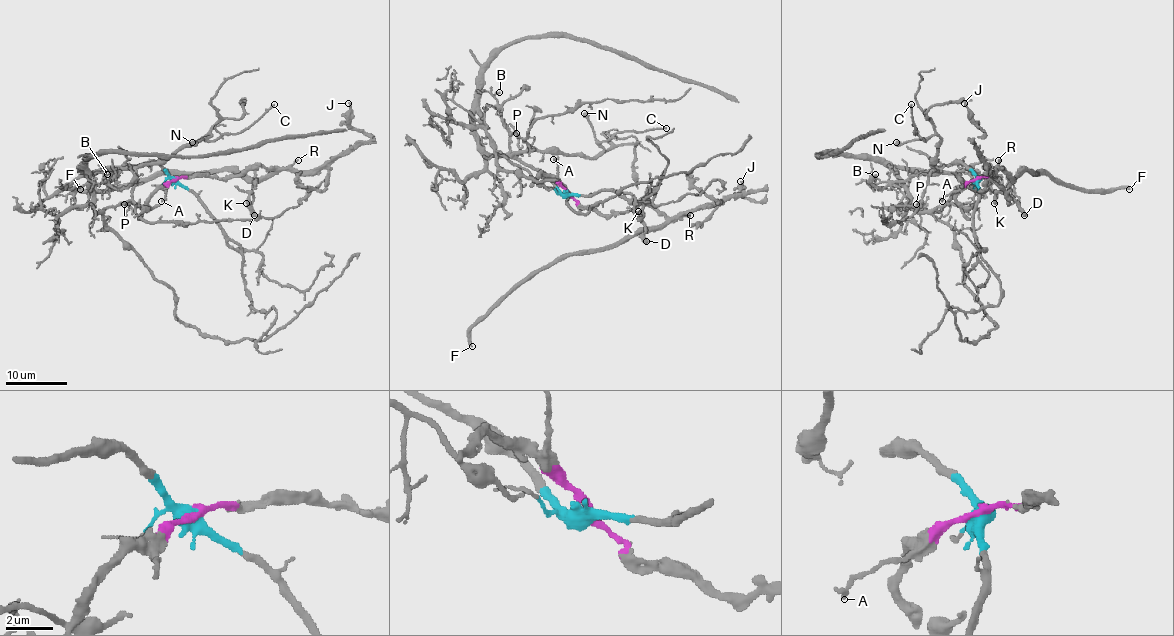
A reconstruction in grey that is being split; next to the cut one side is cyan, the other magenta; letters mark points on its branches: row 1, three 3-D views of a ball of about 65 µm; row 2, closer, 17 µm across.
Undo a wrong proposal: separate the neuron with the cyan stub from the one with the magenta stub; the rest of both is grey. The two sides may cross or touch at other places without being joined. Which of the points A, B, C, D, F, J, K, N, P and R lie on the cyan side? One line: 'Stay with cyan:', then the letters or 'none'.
Stay with cyan: B, C, N, P

